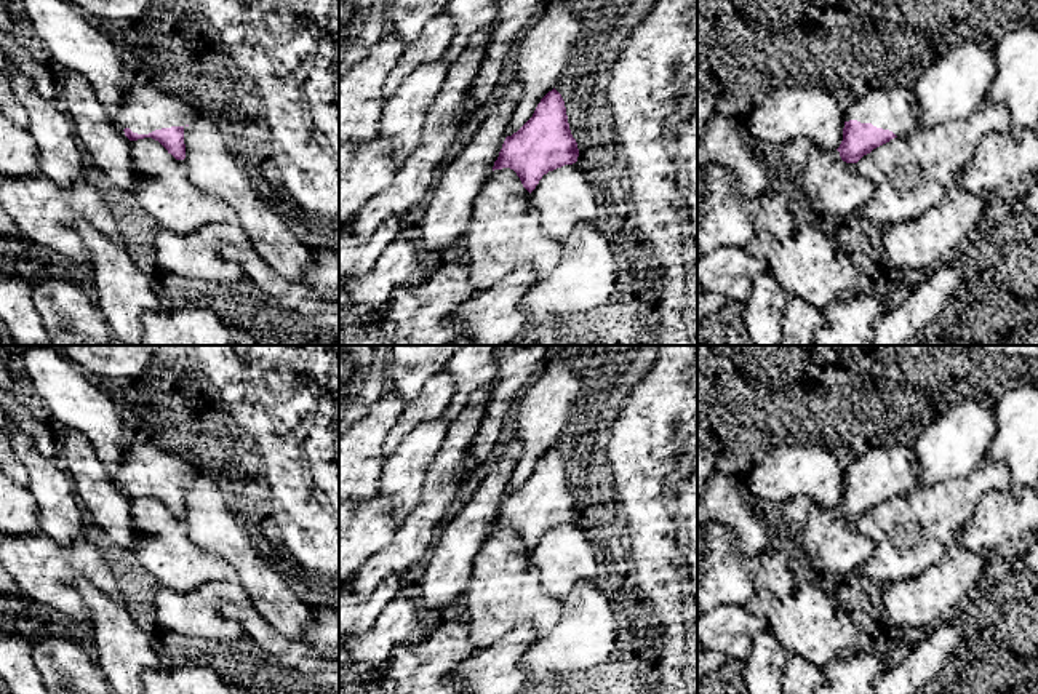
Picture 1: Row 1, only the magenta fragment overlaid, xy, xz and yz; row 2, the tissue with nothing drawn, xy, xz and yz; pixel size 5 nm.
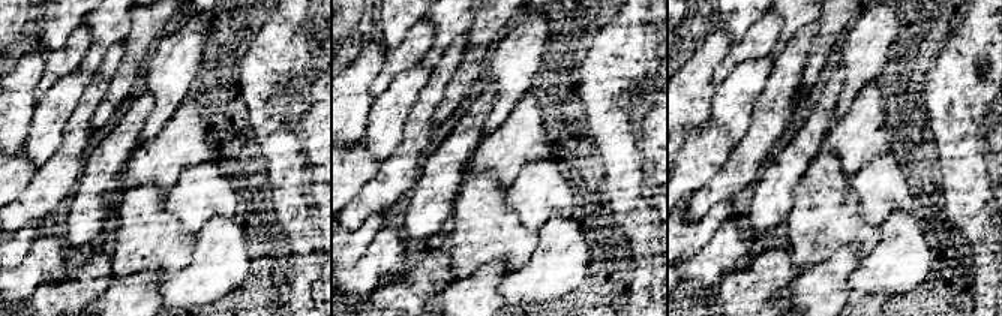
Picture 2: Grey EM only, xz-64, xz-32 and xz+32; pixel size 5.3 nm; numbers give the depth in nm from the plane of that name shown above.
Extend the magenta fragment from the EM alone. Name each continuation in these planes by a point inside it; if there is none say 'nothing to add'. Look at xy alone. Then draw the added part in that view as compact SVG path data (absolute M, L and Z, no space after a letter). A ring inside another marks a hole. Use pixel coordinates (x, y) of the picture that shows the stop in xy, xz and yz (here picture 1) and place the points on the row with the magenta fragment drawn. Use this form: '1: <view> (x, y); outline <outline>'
1: xy (146, 107); outline M130 82L123 106L115 115L110 115L112 123L123 136L125 128L138 134L149 134L162 128L192 125L197 118L198 110L178 98L147 83Z

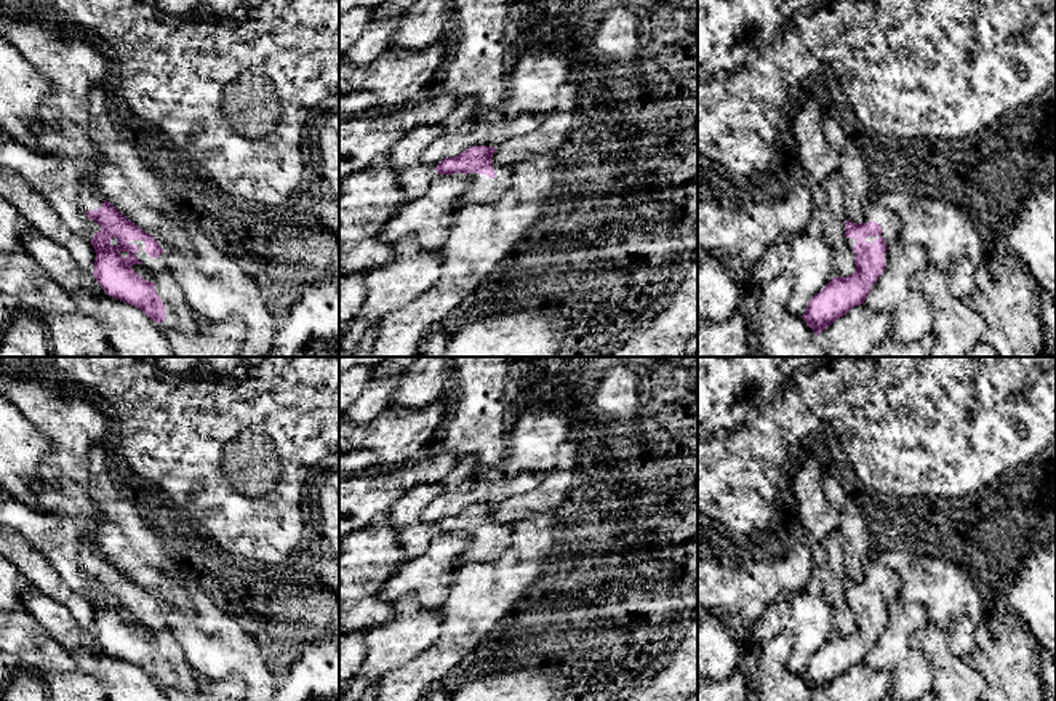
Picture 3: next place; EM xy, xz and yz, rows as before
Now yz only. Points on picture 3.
1: yz (890, 223); outline M870 194L870 197L864 202L862 213L864 213L864 219L862 219L864 224L867 224L869 221L875 221L877 224L882 226L882 234L877 235L877 237L866 237L866 242L872 243L875 238L883 237L885 238L885 245L888 245L890 240L894 240L894 238L899 237L901 219L893 211L880 206L875 202L875 195L874 194Z

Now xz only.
1: xz (482, 189); outline M494 163L491 168L496 178L488 178L486 174L467 173L469 189L459 198L459 206L467 203L490 203L502 197L502 194L512 184L512 165Z

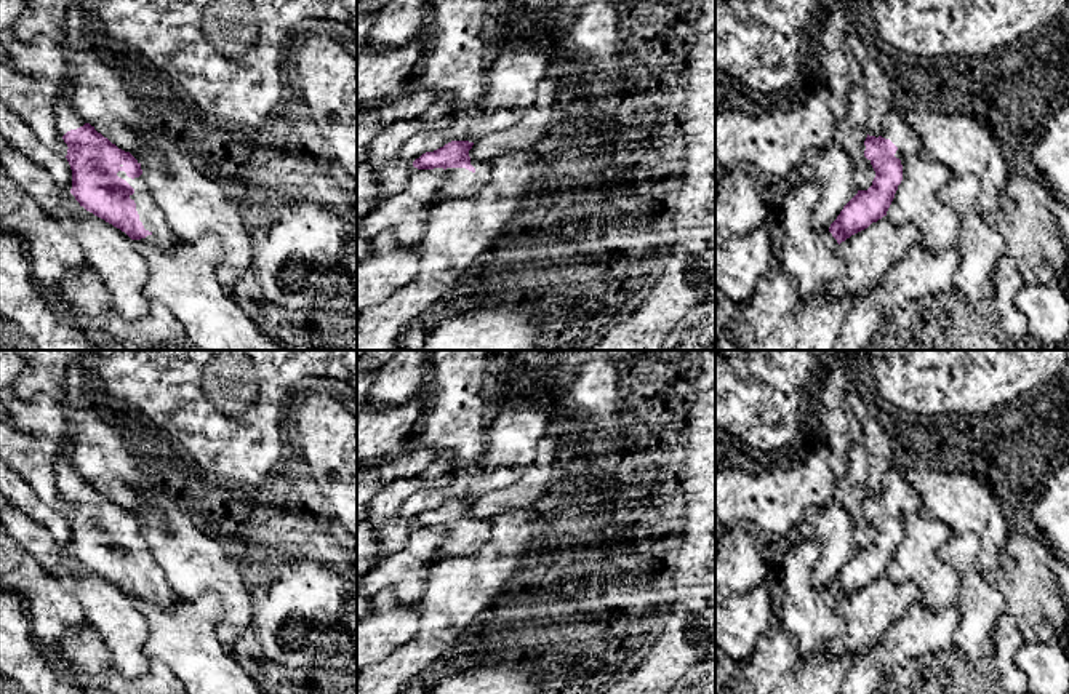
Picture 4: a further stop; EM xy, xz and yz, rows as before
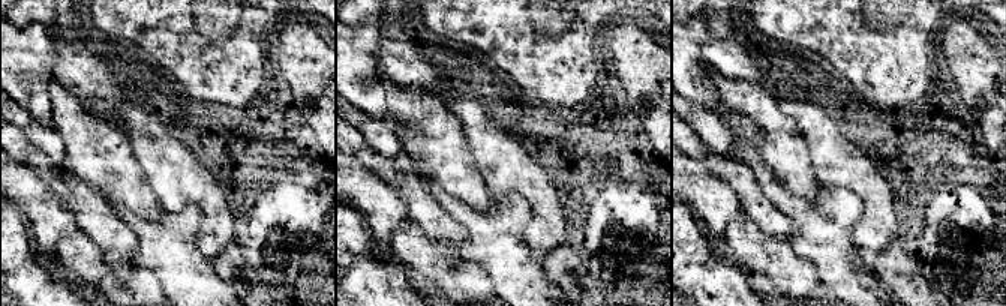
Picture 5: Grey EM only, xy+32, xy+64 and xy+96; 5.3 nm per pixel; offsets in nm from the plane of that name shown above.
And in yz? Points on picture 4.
1: yz (895, 127); outline M893 107L882 120L882 138L890 139L898 147L895 157L899 160L922 150L920 136L906 122L906 115L906 110Z

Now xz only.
1: xz (461, 183); outline M470 158L470 165L475 168L474 173L466 168L445 170L446 182L435 193L437 201L446 200L446 198L474 197L482 190L482 187L490 179L491 162Z

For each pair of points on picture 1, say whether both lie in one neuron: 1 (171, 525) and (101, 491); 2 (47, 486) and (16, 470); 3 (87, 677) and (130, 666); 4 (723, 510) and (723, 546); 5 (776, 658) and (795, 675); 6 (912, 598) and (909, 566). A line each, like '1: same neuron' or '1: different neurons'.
1: different neurons
2: different neurons
3: different neurons
4: different neurons
5: different neurons
6: different neurons

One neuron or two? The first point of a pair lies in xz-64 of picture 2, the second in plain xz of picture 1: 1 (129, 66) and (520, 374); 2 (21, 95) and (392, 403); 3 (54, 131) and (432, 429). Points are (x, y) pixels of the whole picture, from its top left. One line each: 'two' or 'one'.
1: one
2: one
3: one

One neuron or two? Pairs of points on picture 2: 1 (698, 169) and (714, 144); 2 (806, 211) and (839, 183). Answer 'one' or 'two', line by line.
1: one
2: one

